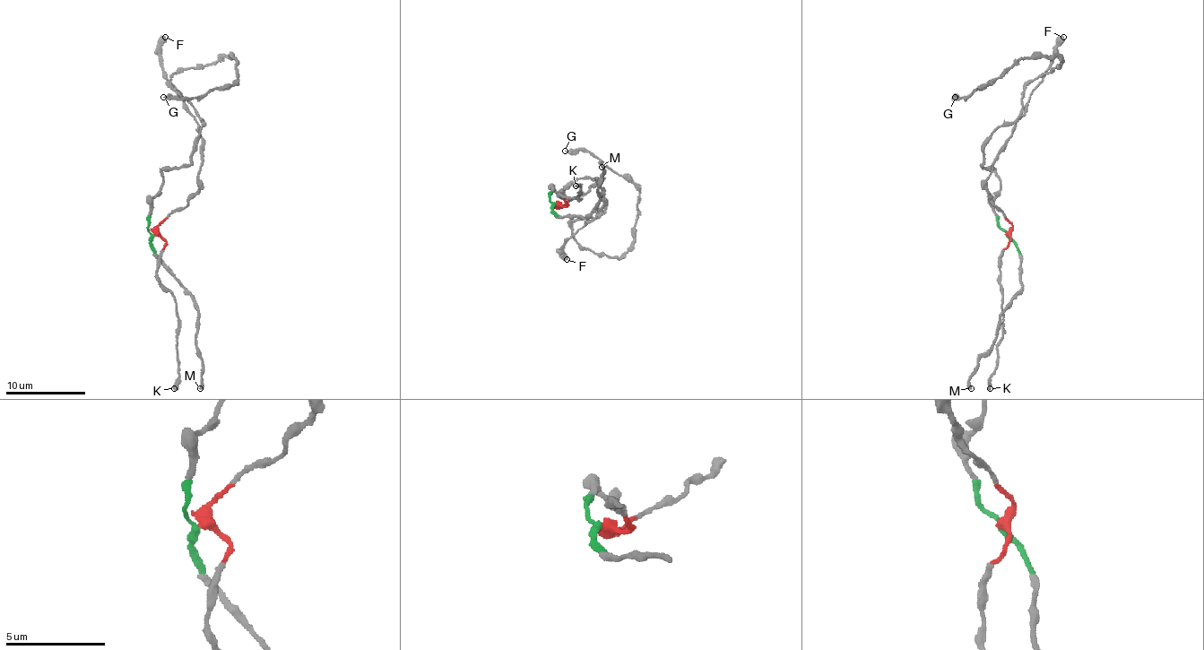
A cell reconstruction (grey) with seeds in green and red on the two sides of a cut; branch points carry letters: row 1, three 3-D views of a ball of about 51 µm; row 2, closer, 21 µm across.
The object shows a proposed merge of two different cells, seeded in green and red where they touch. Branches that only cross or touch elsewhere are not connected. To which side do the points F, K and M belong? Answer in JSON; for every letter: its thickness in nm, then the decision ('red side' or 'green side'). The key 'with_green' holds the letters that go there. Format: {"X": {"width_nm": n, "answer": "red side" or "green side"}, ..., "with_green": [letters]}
{"F": {"width_nm": 550, "answer": "red side"}, "K": {"width_nm": 380, "answer": "red side"}, "M": {"width_nm": 360, "answer": "green side"}, "with_green": ["M"]}

